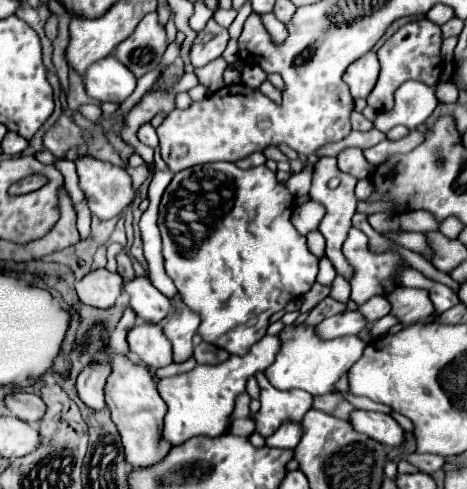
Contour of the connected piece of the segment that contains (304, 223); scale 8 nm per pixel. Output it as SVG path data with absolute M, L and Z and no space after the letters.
M308 200L304 204L300 204L296 210L294 210L294 216L292 216L292 224L296 226L296 230L300 234L308 234L310 230L316 230L320 220L324 218L324 212L326 208L320 204L320 202L314 202L314 200Z

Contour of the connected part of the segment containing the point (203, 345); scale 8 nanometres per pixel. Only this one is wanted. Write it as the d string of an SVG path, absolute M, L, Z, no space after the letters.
M200 342L196 348L194 348L194 358L198 364L222 364L230 358L230 354L214 344L208 344L208 342Z

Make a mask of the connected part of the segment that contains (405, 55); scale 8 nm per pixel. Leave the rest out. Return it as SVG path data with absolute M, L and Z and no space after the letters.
M420 18L416 22L400 26L378 50L380 78L376 82L376 88L368 96L368 106L372 106L376 112L390 110L396 88L402 86L406 80L418 80L428 86L436 86L440 82L440 72L442 72L440 46L442 46L440 26L430 22L428 18Z

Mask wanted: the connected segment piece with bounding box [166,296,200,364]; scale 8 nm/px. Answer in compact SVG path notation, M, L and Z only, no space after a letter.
M176 296L174 304L176 316L166 322L166 336L172 342L174 362L180 364L192 358L192 338L200 326L200 318L196 318L194 312L190 312L190 308L180 300L180 296Z

